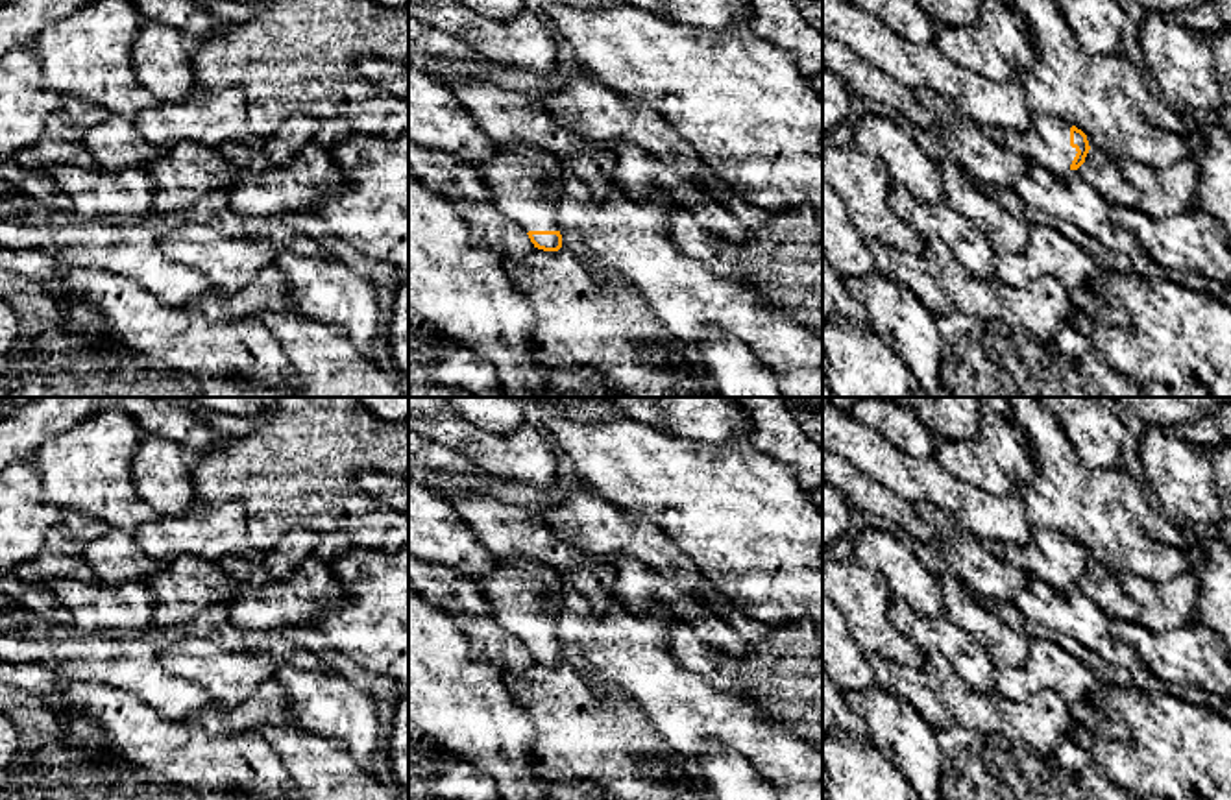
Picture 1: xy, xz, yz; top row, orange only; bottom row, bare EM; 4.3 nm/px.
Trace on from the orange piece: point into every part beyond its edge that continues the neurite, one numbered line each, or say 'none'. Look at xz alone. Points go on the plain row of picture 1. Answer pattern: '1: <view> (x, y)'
1: xz (518, 592)

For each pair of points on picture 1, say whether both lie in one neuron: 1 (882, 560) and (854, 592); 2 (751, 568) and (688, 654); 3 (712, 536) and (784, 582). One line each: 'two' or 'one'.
1: two
2: two
3: one

